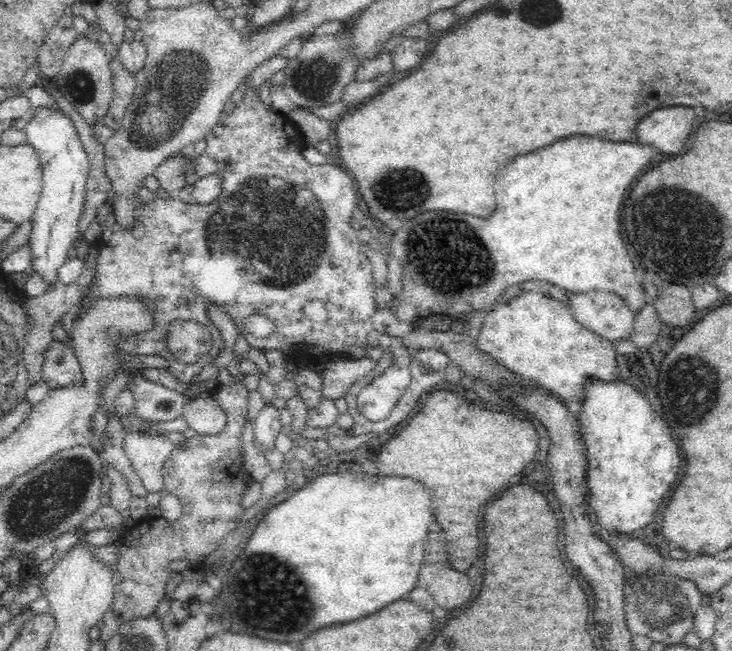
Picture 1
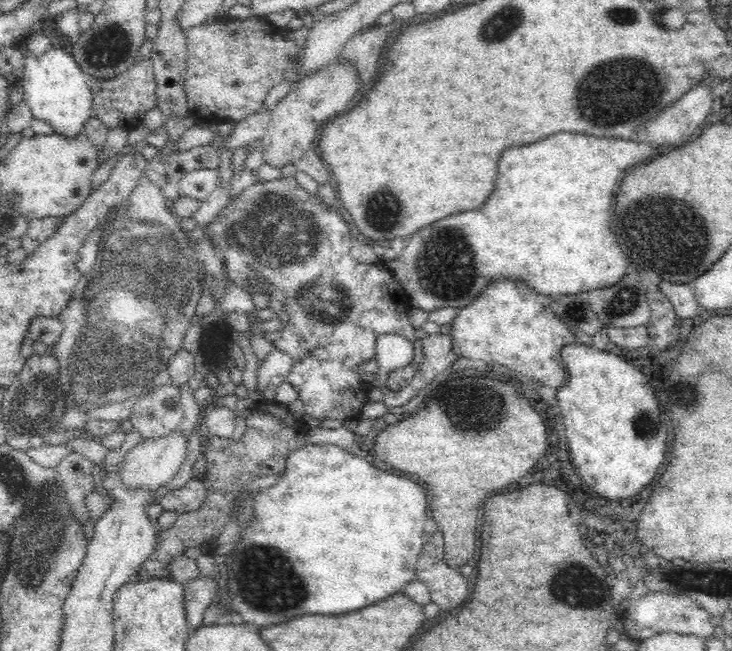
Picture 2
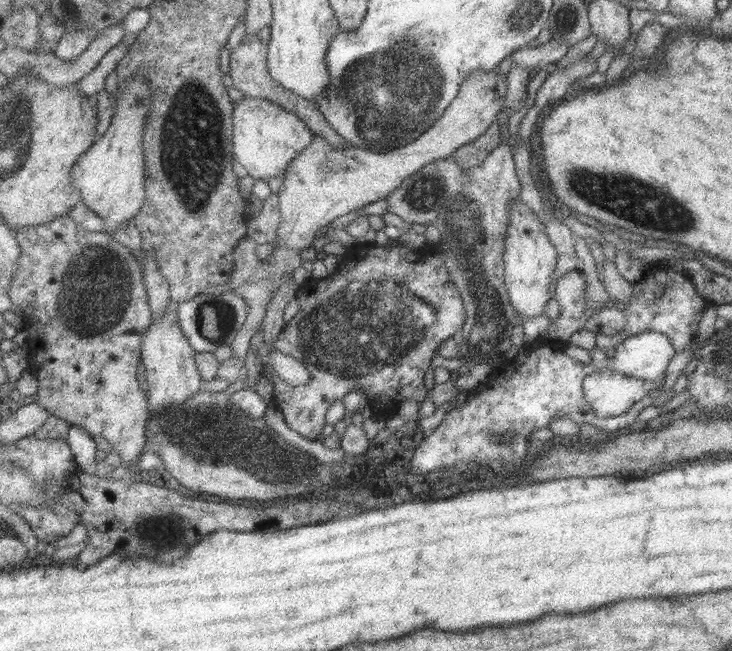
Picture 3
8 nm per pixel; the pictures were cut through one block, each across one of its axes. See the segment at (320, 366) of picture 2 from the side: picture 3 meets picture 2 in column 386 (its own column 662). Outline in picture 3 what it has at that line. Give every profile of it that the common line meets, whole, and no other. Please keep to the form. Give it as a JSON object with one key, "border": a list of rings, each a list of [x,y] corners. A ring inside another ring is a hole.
{"border":[[[649,268],[639,281],[631,283],[631,298],[624,303],[624,315],[627,322],[621,332],[612,336],[595,334],[595,346],[605,355],[609,349],[615,349],[618,343],[643,331],[660,332],[673,345],[675,352],[687,350],[697,328],[697,322],[705,310],[705,299],[701,298],[689,278],[668,268],[652,270]],[[601,368],[581,380],[581,391],[598,417],[608,417],[625,412],[634,402],[656,389],[660,390],[663,384],[664,380],[656,384],[619,374],[617,370]]]}

